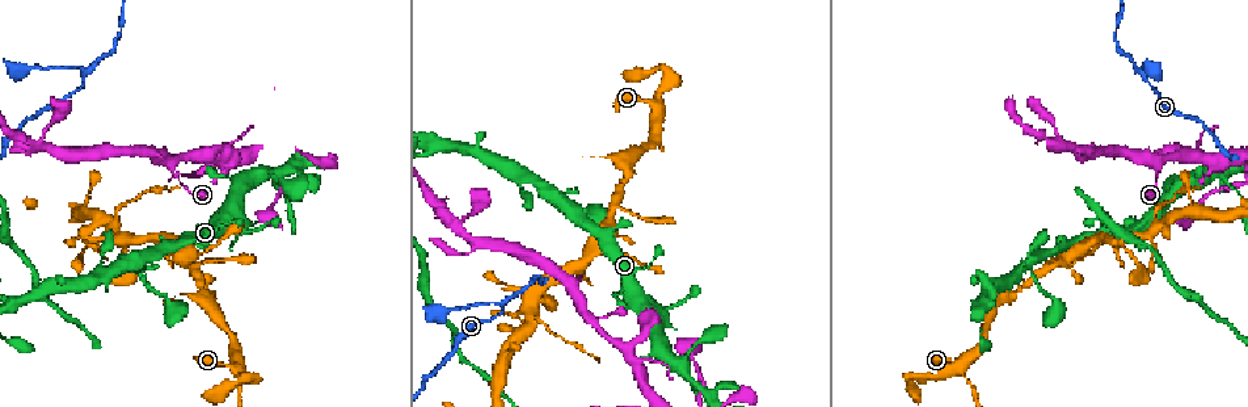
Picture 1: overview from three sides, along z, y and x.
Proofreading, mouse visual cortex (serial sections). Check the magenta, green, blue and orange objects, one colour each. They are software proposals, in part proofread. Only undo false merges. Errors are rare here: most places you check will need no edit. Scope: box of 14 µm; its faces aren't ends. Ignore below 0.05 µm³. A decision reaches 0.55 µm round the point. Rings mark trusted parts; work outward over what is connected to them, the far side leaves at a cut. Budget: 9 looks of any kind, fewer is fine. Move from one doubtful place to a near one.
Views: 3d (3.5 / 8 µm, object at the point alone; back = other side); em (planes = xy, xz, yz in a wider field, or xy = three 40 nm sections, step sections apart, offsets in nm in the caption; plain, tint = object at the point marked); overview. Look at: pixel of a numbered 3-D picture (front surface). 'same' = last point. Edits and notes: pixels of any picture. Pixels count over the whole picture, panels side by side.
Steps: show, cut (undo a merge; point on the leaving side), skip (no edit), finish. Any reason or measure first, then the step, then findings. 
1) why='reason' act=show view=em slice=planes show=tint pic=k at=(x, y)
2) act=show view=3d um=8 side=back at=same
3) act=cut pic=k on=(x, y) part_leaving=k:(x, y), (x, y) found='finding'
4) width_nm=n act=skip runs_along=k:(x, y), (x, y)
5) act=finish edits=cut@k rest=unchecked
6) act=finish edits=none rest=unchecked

why='three-way junction' act=show view=3d um=3.5 pic=1 at=(1139, 74)

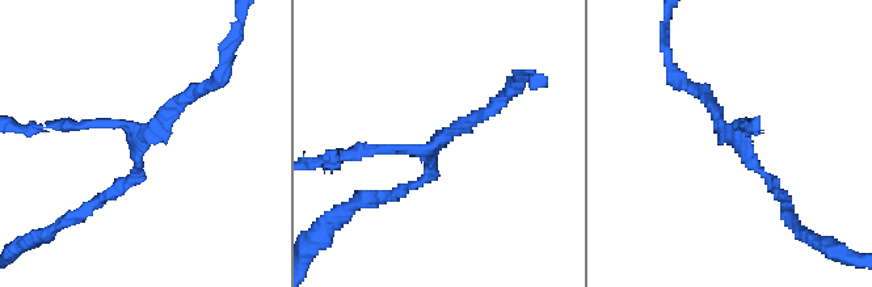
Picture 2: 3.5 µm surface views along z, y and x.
arms=3 arm_widths_nm=150,150,150 why='now the EM' act=show view=em slice=planes show=tint pic=2 at=(437, 147)

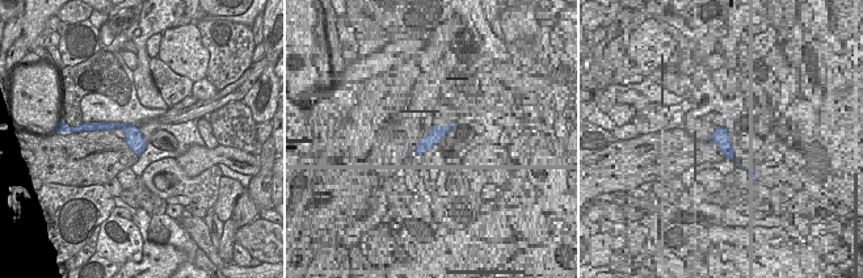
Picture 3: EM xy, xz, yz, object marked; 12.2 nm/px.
act=show view=em slice=xy step=2 show=tint at=same

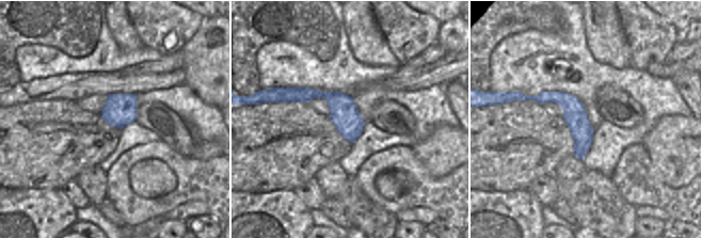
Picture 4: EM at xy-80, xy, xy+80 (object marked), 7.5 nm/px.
act=skip runs_along=4:(284, 95), (327, 95), (360, 128) found='continuous, no second cell'

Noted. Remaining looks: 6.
why='four-way junction' act=show view=3d um=8 side=back pic=1 at=(945, 366)

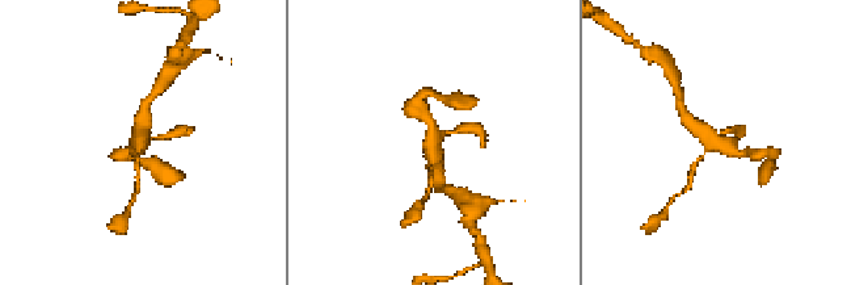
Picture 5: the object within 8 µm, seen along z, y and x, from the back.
why='zoom in' act=show view=3d um=3.5 pic=5 at=(726, 144)

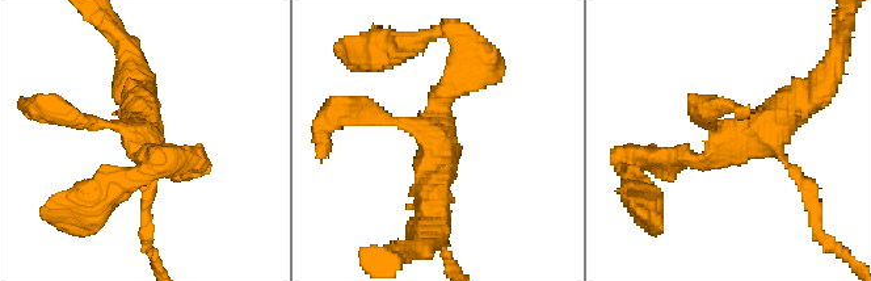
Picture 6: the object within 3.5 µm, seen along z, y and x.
arms=4 arm_widths_nm=150,250,250,450 why='shape alone is not enough' act=show view=em slice=xy step=1 show=tint pic=6 at=(731, 136)

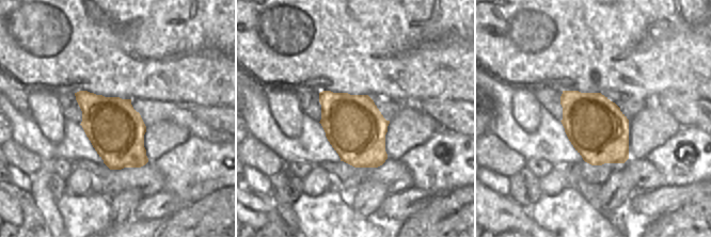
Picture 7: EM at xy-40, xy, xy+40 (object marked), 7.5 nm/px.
act=skip runs_along=6:(352, 110), (433, 141), (433, 212) found='all the same cell'

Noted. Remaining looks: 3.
why='abrupt turn' act=show view=3d um=8 pic=1 at=(188, 255)

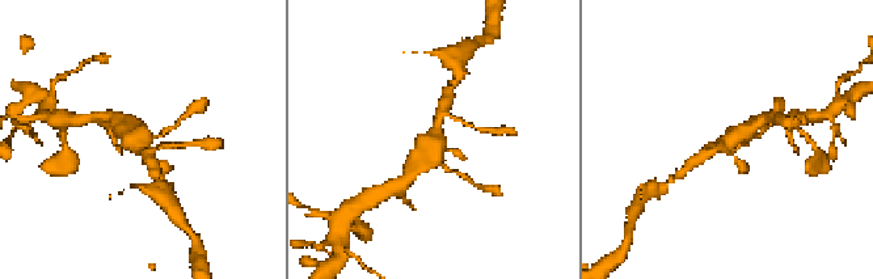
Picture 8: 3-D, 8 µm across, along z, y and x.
act=show view=em slice=xy step=2 show=tint pic=8 at=(145, 134)

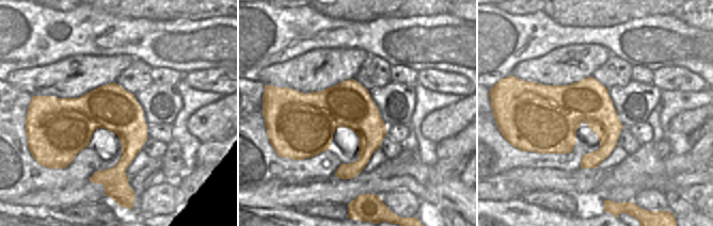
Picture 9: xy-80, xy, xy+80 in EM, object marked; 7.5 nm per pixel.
act=skip runs_along=8:(701, 157), (754, 123) found='one cell here'

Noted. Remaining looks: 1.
act=finish edits=none rest=unchecked

